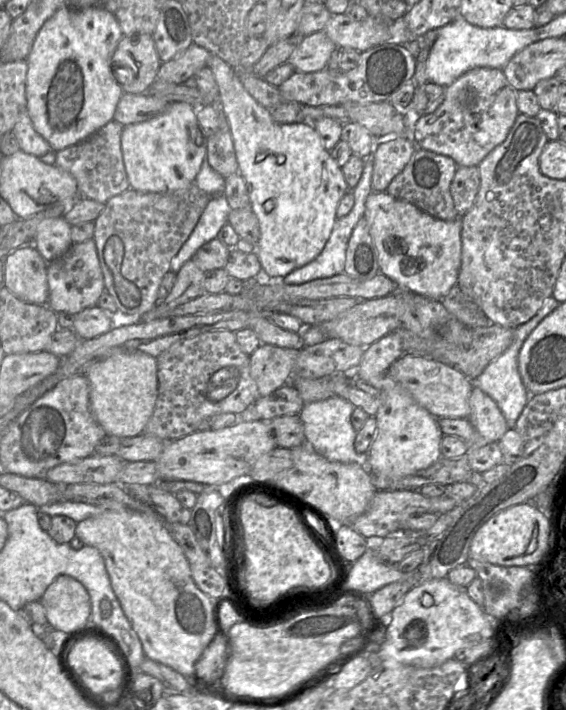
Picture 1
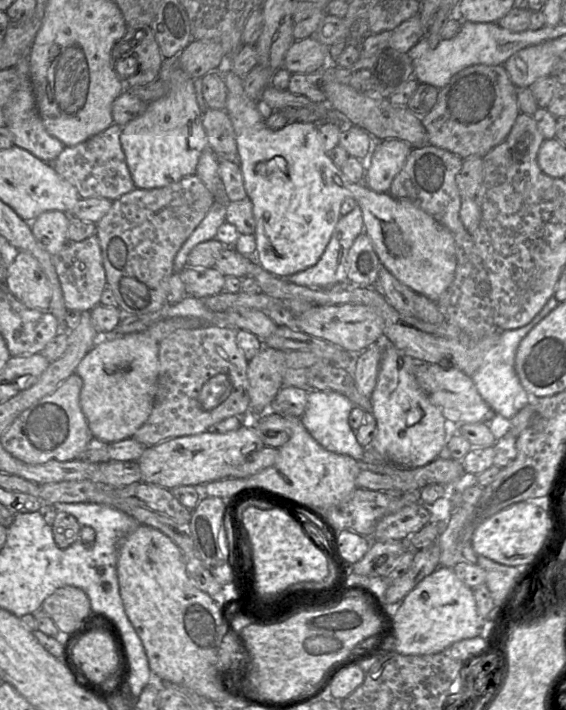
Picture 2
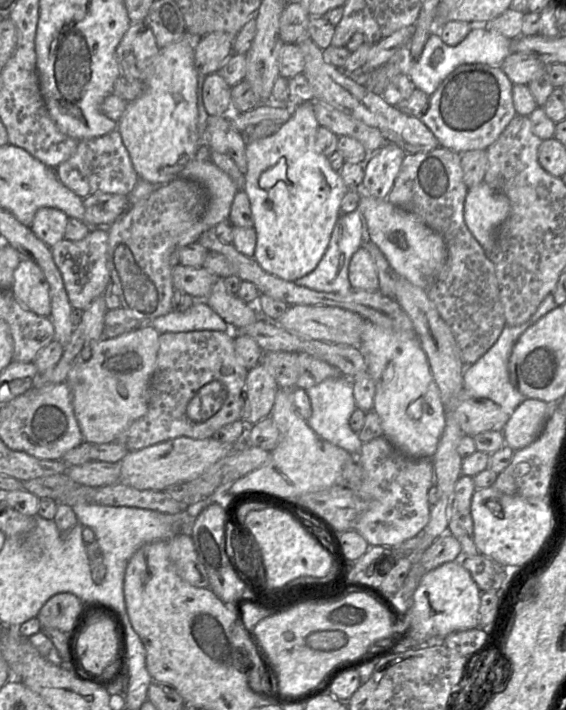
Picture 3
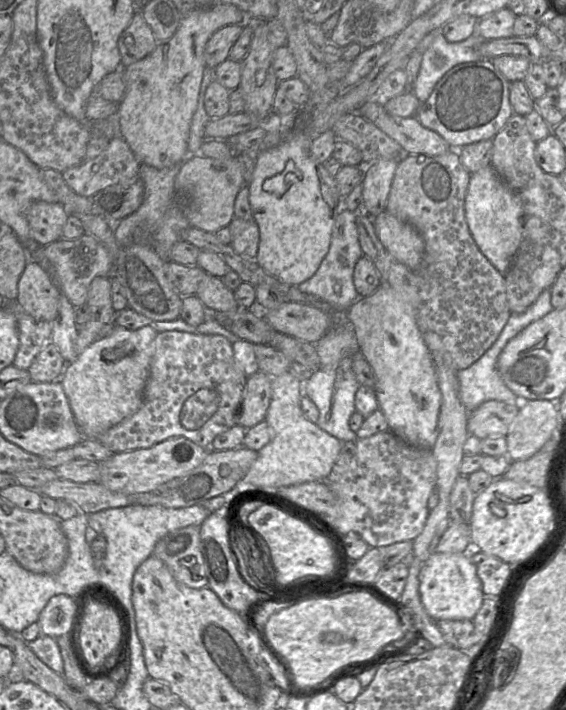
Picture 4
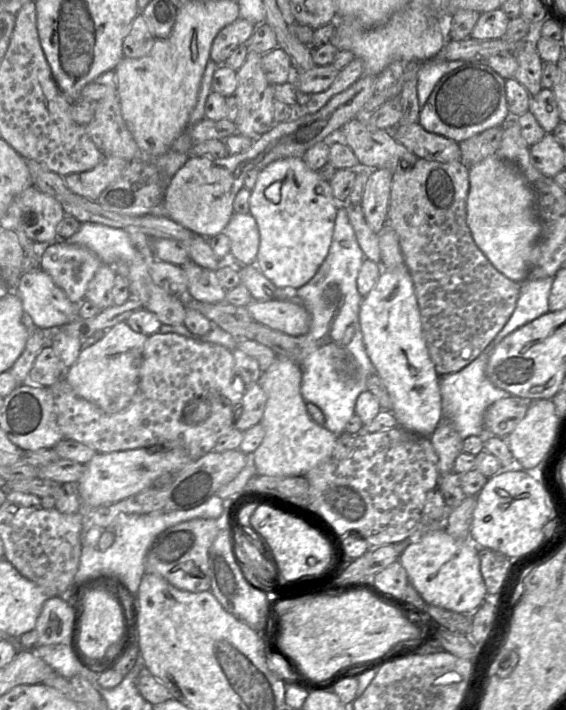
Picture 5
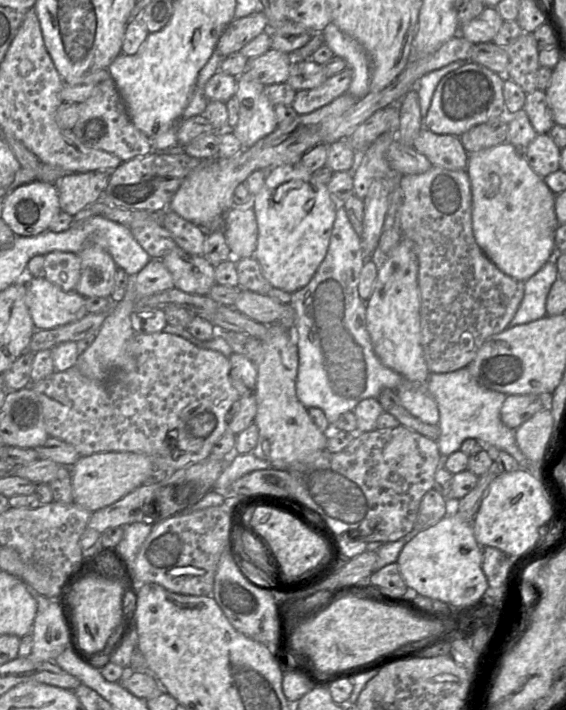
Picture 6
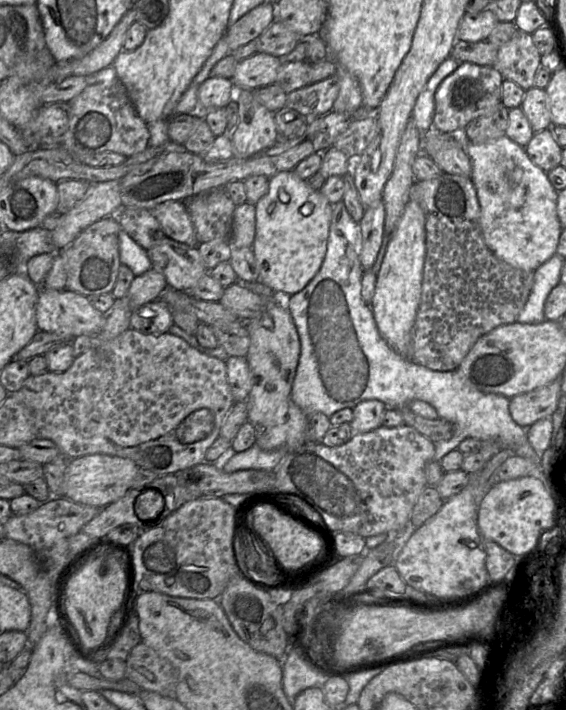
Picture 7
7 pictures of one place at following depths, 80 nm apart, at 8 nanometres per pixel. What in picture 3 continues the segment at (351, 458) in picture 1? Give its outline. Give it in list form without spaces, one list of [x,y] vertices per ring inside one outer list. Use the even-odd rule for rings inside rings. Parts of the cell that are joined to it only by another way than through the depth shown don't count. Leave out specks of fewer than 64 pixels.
[[[343,375],[338,378],[328,378],[306,391],[312,410],[307,423],[313,431],[322,439],[350,452],[350,454],[359,454],[363,443],[359,439],[358,433],[353,431],[349,425],[349,419],[357,407],[353,395],[353,378]]]

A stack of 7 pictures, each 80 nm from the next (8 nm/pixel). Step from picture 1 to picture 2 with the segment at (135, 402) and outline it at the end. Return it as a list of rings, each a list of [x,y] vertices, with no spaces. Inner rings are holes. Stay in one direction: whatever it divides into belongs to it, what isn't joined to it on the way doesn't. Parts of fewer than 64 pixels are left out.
[[[146,330],[100,338],[74,374],[83,381],[80,406],[93,438],[107,444],[131,438],[150,416],[159,370],[159,343]]]

